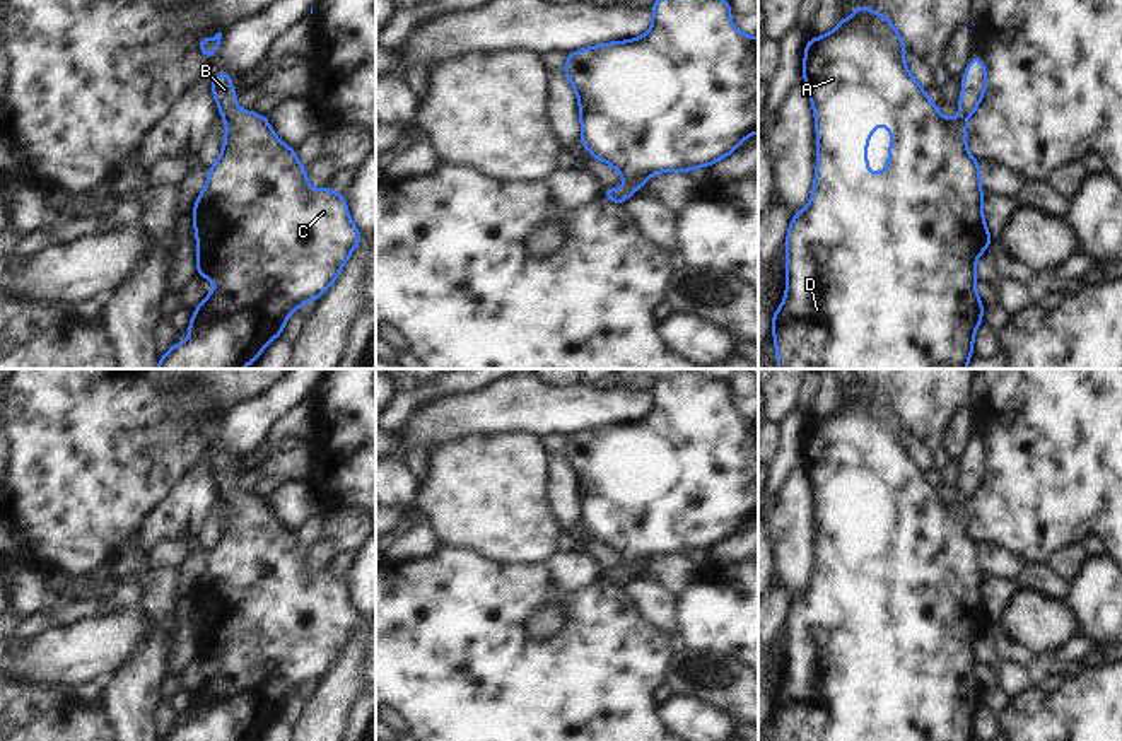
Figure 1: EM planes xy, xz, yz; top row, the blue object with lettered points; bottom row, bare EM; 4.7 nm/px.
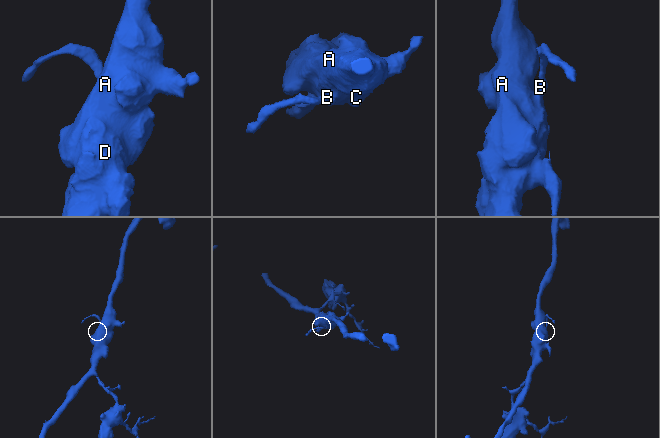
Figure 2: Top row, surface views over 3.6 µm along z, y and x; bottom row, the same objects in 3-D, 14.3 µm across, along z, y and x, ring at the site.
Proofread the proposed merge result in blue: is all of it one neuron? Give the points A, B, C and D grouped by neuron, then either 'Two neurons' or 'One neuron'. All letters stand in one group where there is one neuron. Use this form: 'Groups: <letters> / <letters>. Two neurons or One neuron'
Groups: A B C D. One neuron

